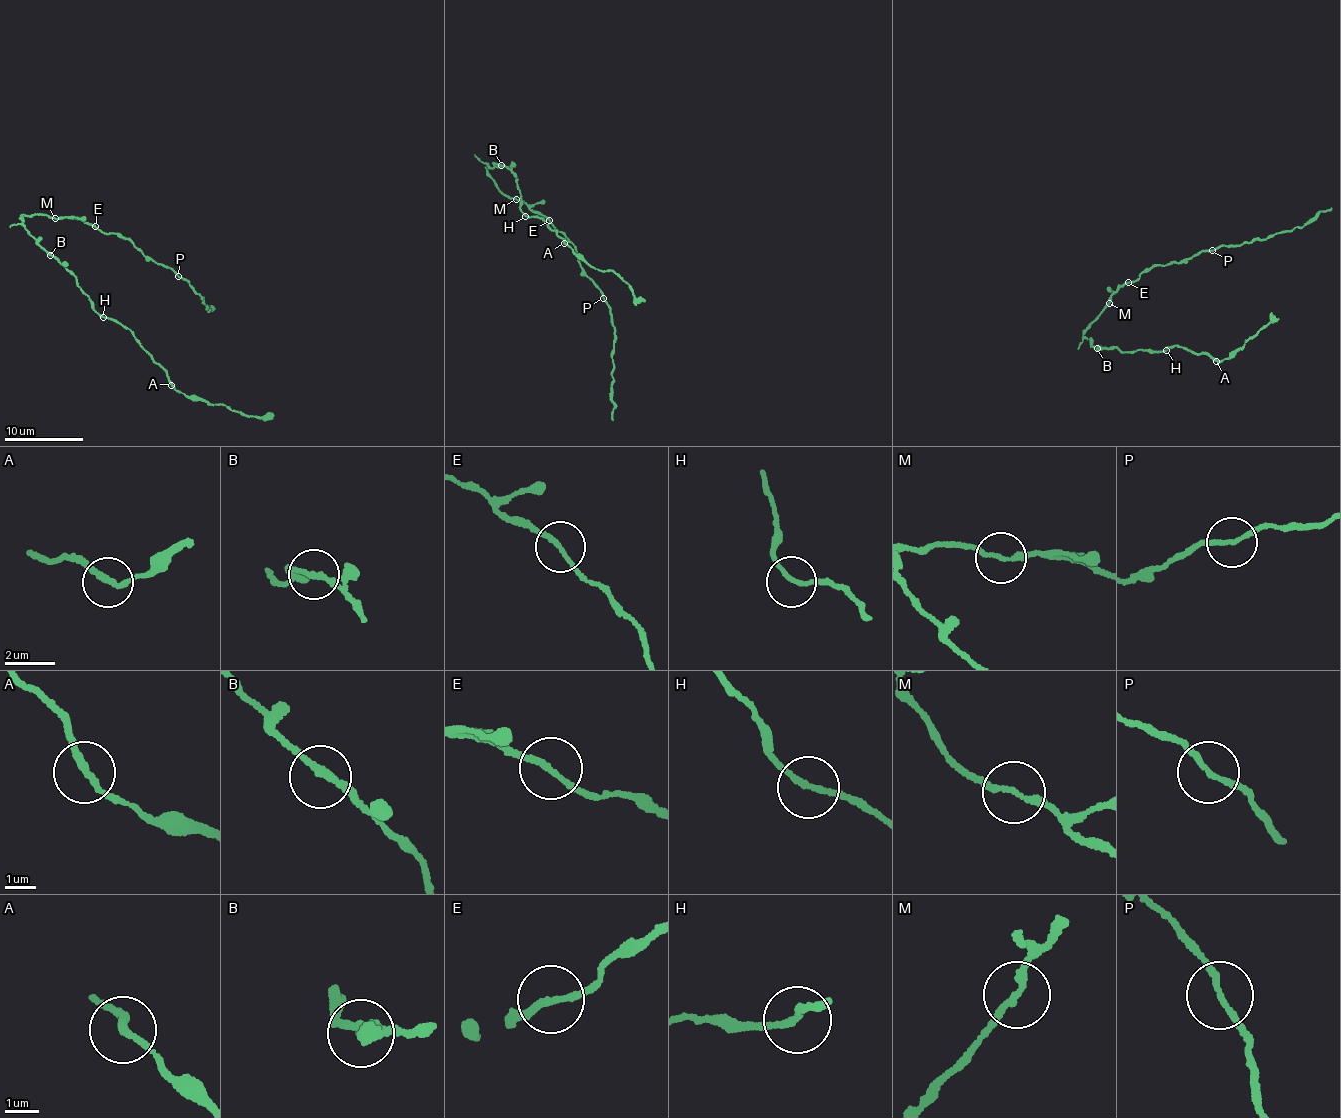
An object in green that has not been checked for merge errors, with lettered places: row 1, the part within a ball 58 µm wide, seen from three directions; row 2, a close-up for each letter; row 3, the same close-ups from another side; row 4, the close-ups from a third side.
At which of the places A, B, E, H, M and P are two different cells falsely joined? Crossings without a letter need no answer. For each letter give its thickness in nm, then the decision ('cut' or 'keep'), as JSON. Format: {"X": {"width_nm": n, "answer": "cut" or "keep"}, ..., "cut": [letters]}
{"A": {"width_nm": 200, "answer": "cut"}, "B": {"width_nm": 190, "answer": "keep"}, "E": {"width_nm": 170, "answer": "keep"}, "H": {"width_nm": 150, "answer": "keep"}, "M": {"width_nm": 190, "answer": "keep"}, "P": {"width_nm": 150, "answer": "cut"}, "cut": ["A", "P"]}

